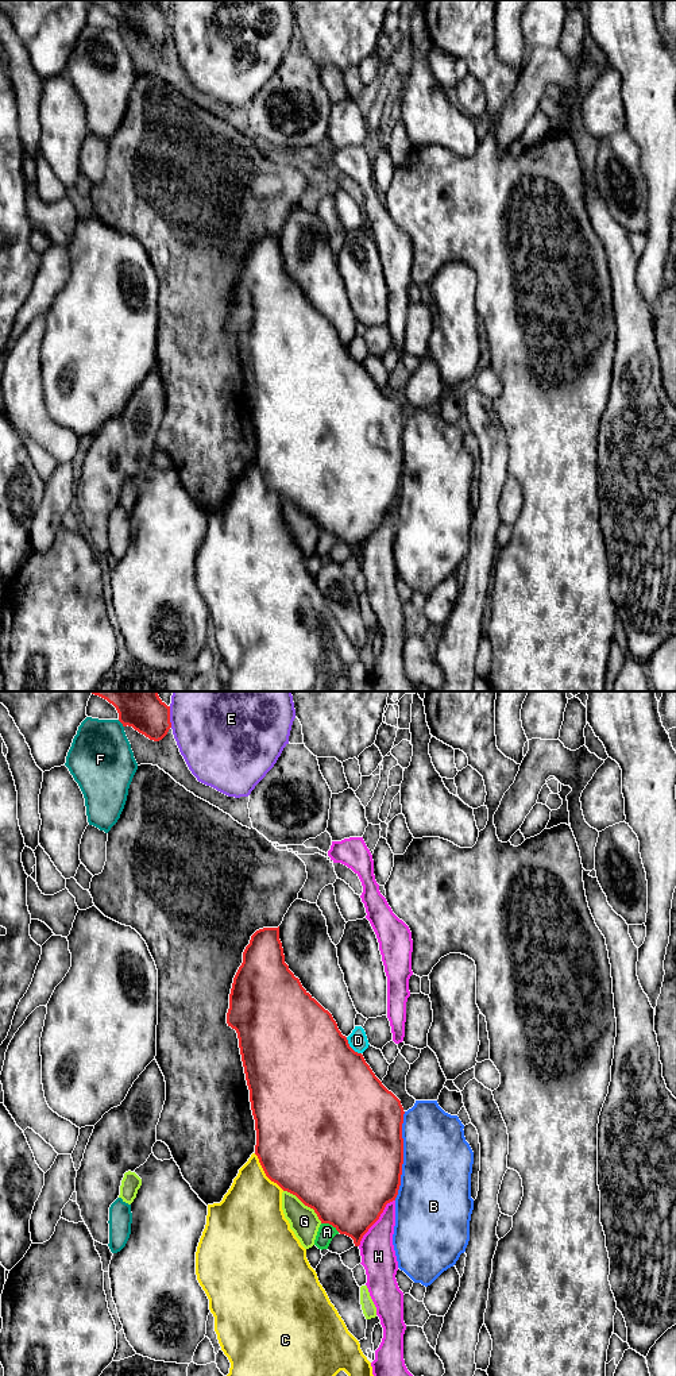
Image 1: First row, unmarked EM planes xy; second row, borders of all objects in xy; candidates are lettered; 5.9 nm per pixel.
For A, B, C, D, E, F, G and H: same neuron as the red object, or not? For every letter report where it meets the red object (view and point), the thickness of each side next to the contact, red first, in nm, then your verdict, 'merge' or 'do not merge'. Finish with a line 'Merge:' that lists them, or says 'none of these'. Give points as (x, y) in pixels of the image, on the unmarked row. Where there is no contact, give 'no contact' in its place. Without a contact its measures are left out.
A: xy (331, 532) | 500/100 nm | do not merge
B: xy (402, 465) | 500/420 nm | do not merge
C: xy (265, 481) | 500/360 nm | do not merge
D: xy (350, 355) | 500/110 nm | do not merge
E: xy (169, 26) | 280/500 nm | do not merge
F: xy (122, 31) | 280/380 nm | do not merge
G: xy (305, 513) | 500/170 nm | do not merge
H: xy (377, 528) | 480/200 nm | do not merge
Merge: none of these

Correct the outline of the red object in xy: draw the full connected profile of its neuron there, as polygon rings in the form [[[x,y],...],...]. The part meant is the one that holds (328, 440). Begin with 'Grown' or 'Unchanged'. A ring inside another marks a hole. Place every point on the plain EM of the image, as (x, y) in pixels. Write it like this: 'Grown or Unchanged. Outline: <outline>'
Unchanged. Outline: [[[279,235],[263,236],[251,244],[250,253],[243,261],[243,271],[233,286],[227,332],[237,342],[242,370],[250,398],[251,419],[255,428],[255,463],[266,485],[283,500],[295,504],[305,514],[313,517],[321,532],[332,533],[340,543],[351,546],[355,555],[359,555],[363,544],[379,528],[386,513],[395,509],[398,504],[403,473],[402,432],[405,420],[401,409],[375,385],[363,363],[349,355],[347,346],[339,339],[332,323],[302,296],[300,288],[289,278],[279,248]]]

